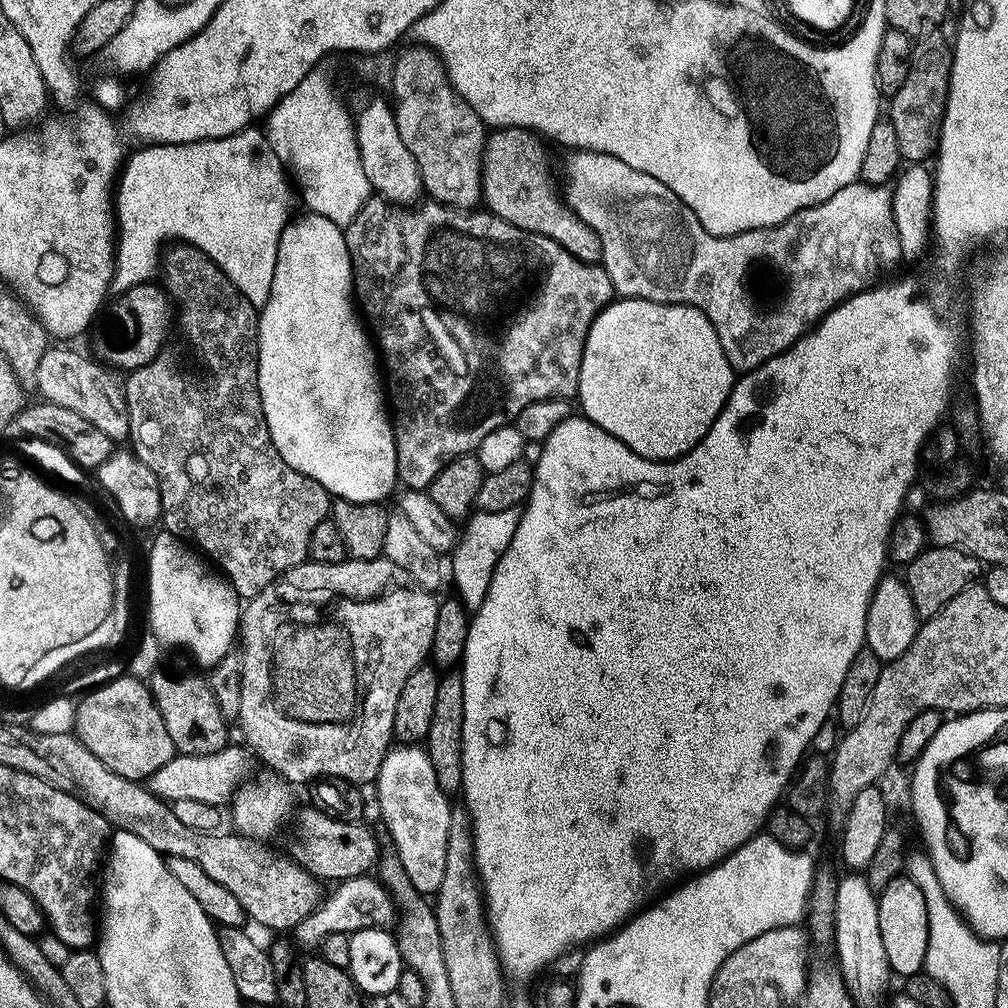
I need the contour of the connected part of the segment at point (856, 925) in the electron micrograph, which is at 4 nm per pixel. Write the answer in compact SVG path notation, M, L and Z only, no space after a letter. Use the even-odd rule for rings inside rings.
M844 874L839 877L837 902L834 906L834 924L831 939L836 942L836 956L840 959L838 971L848 993L857 1005L872 1004L894 980L892 968L886 962L882 946L882 930L878 930L878 896L864 874Z

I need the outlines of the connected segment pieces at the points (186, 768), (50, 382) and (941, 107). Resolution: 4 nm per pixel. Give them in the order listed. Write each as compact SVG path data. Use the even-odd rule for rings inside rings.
M229 746L220 750L218 754L205 756L177 754L170 762L166 762L166 766L162 766L162 770L148 777L146 786L161 800L169 802L199 801L217 806L227 805L245 783L244 775L248 772L249 753L243 747L241 748Z
M49 350L44 353L36 378L35 387L40 387L40 392L49 404L57 404L66 410L74 411L81 415L86 422L102 430L113 442L128 440L128 407L124 401L123 387L111 376L103 363L95 359L87 360L76 352L68 352L65 356L55 356L55 351Z
M934 30L927 33L912 51L911 66L900 90L890 98L889 122L894 126L899 154L907 163L929 161L939 147L941 122L949 94L952 49L949 41ZM928 159L928 160L927 160Z

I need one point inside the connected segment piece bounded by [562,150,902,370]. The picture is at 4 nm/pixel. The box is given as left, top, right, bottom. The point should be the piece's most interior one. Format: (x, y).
(763, 289)

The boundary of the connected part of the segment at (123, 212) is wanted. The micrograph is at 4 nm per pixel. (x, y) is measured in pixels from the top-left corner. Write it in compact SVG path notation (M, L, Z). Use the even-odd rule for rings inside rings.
M249 126L226 138L199 140L193 144L140 146L133 156L131 153L125 159L114 188L118 241L116 271L112 273L113 293L119 294L136 284L151 281L162 260L164 240L172 240L168 242L192 244L202 250L257 310L263 309L272 297L278 242L290 219L292 192L288 189L289 173L268 144L267 135L258 129Z

